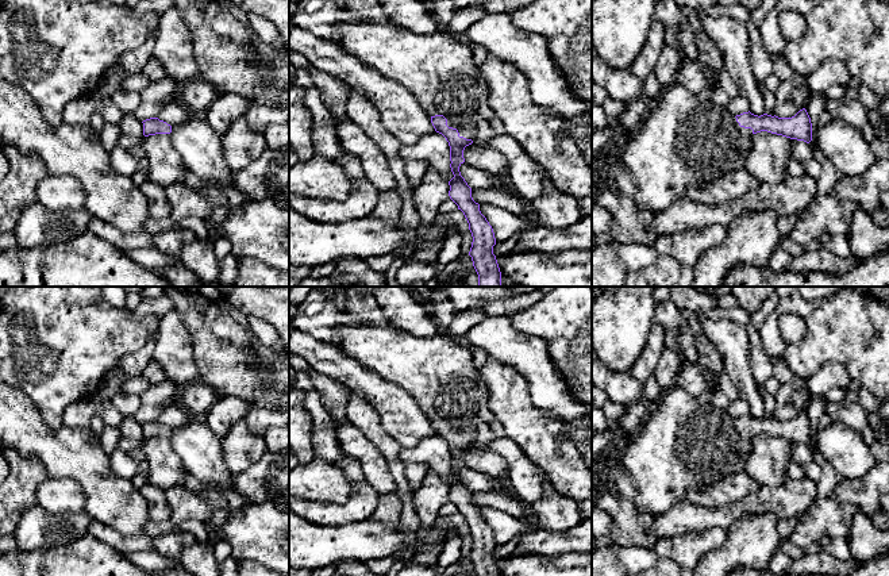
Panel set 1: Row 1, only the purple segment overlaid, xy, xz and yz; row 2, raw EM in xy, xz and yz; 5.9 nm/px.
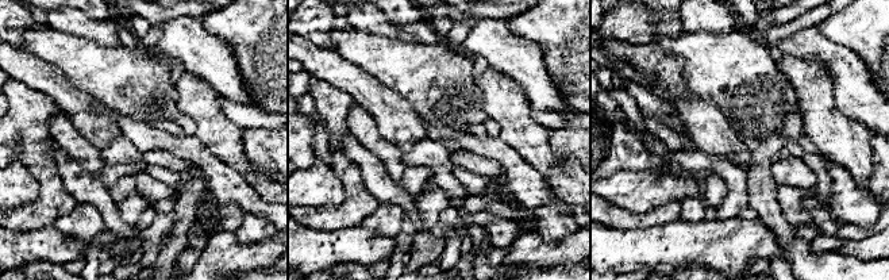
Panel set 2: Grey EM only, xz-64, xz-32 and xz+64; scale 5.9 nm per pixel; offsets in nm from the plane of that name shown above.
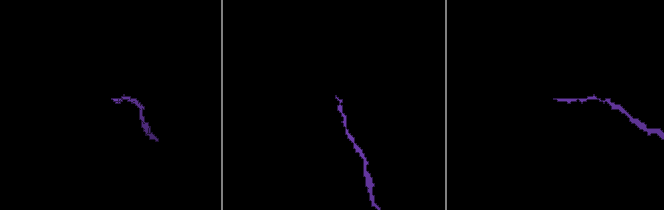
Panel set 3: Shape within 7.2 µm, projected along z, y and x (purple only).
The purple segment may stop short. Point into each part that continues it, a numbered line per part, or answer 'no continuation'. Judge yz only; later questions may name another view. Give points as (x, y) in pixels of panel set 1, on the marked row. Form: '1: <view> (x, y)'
1: yz (682, 142)

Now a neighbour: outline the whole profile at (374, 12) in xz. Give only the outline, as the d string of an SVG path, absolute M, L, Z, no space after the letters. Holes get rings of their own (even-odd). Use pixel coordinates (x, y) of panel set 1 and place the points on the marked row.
M346 0L346 7L351 9L361 22L377 24L395 24L384 12L378 0Z

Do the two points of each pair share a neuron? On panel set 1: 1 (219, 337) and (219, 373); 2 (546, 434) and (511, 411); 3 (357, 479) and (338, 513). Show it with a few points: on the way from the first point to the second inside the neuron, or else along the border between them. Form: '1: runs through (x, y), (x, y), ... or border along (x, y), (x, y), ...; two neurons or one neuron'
1: runs through (219, 346), (219, 364); one neuron
2: runs through (538, 434), (519, 418); one neuron
3: runs through (357, 488), (357, 499), (347, 509); one neuron

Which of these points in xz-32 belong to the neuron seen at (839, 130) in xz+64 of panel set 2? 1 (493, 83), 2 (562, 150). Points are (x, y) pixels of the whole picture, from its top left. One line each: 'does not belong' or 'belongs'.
1: belongs
2: does not belong

